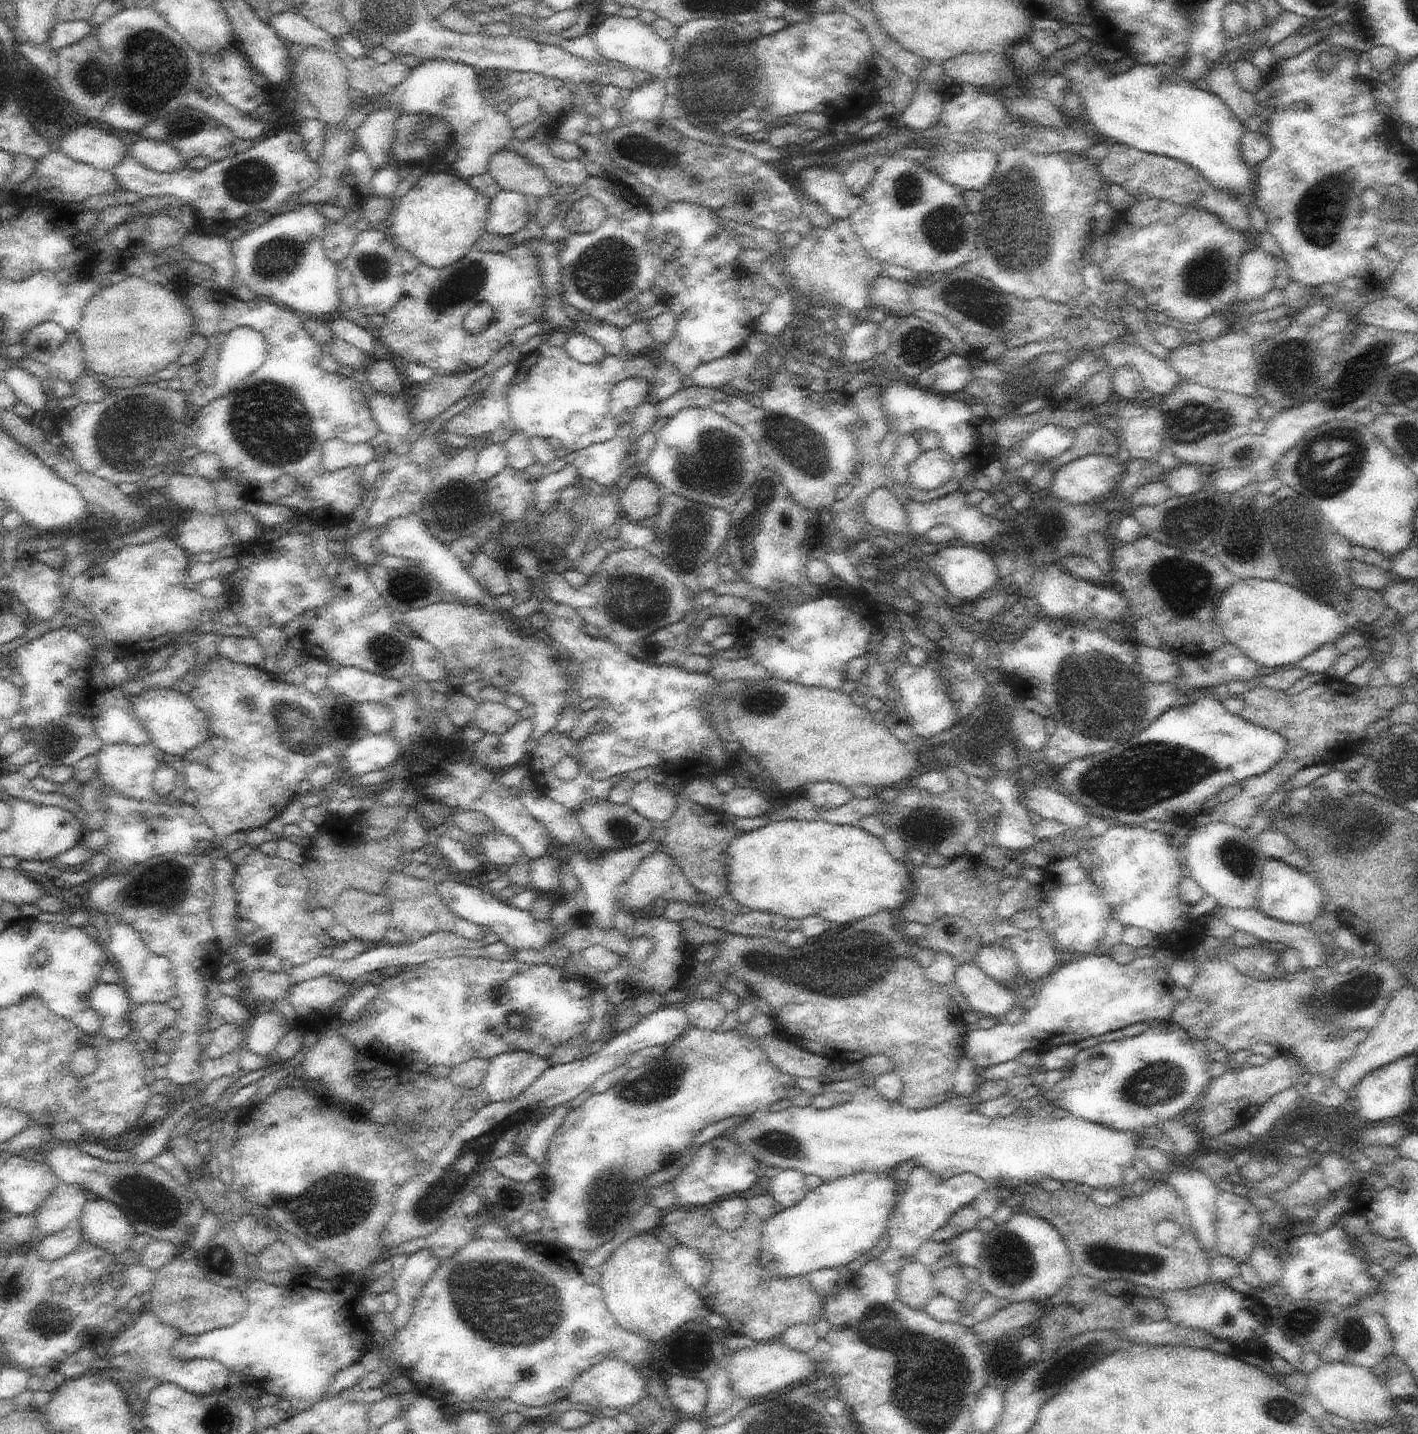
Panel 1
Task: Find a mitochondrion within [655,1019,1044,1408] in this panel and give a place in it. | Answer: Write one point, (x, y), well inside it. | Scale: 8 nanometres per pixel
(1011, 1259)

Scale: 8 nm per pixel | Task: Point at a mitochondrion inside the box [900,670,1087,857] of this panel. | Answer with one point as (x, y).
(937, 825)

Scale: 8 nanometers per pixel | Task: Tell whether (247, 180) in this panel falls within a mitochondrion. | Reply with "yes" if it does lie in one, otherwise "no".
yes

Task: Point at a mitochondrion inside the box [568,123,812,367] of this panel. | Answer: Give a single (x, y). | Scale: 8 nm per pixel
(648, 152)

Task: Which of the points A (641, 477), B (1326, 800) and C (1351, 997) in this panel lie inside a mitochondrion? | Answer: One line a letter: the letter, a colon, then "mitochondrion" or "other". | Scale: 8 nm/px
A: other
B: mitochondrion
C: mitochondrion

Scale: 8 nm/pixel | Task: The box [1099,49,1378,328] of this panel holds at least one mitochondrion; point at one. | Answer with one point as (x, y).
(1322, 208)

